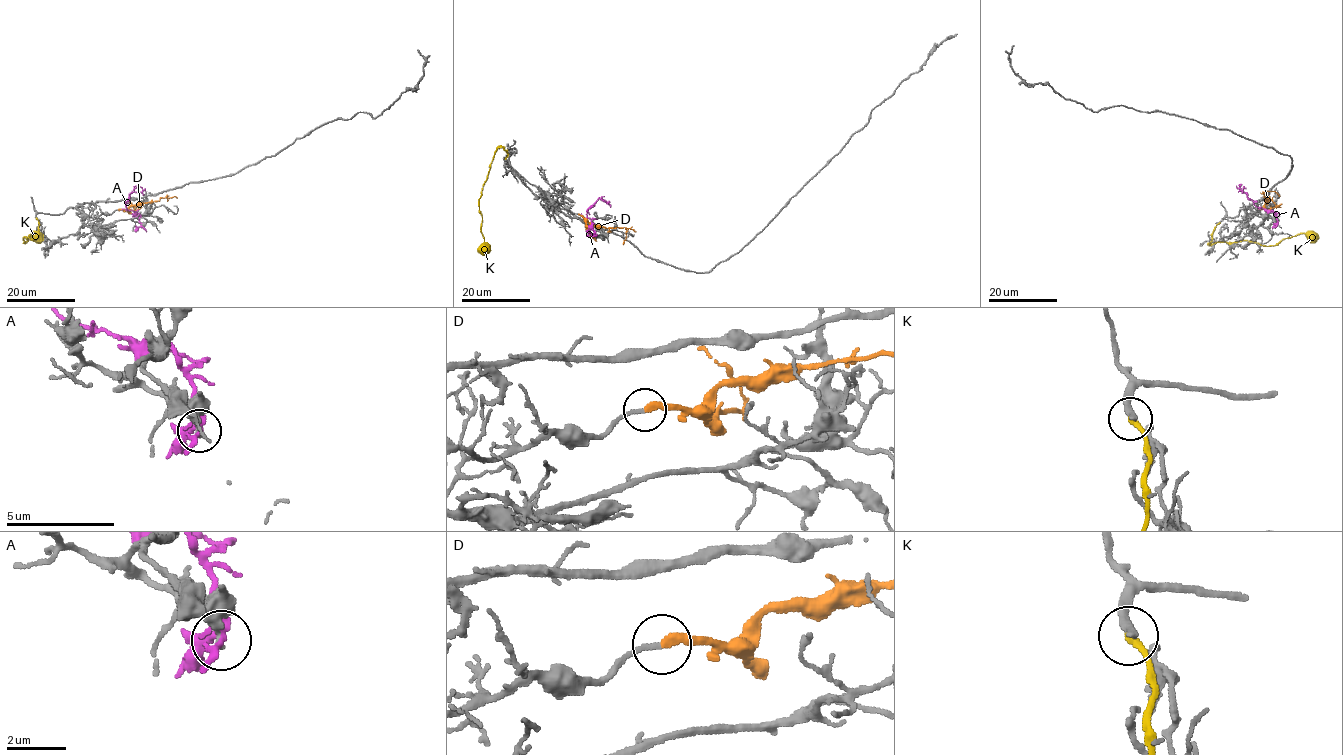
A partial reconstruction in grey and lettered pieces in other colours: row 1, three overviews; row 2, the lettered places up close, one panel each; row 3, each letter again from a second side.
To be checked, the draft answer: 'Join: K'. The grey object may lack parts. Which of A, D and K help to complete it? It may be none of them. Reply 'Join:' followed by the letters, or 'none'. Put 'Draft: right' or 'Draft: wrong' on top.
Draft: wrong
Join: D

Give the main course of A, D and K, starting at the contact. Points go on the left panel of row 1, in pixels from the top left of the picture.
A: (143, 227), (139, 213), (126, 208), (125, 202), (134, 187), (139, 185), (143, 191)
D: (118, 209), (153, 202), (167, 195), (167, 201)
K: (36, 218), (38, 237), (24, 237), (23, 243), (33, 233), (38, 235), (36, 239)

